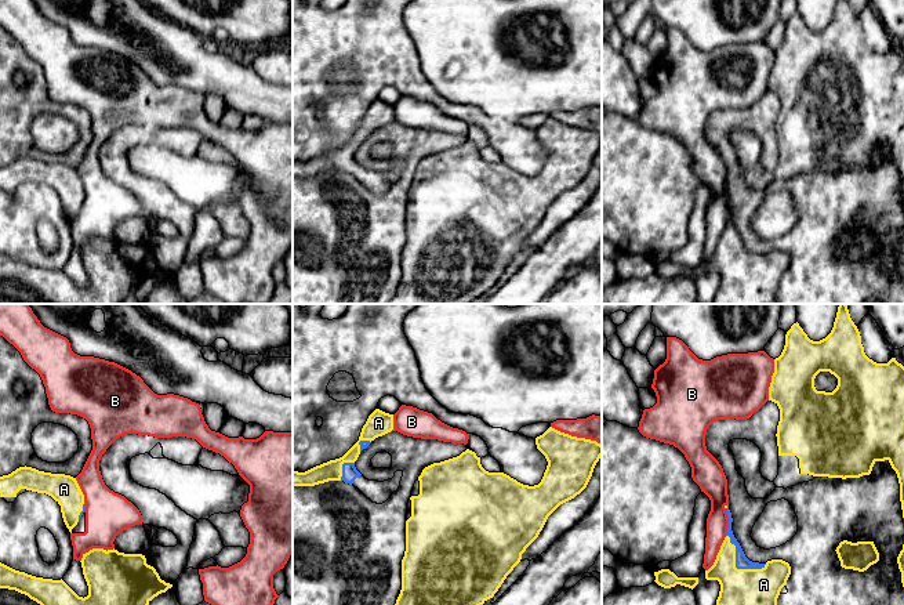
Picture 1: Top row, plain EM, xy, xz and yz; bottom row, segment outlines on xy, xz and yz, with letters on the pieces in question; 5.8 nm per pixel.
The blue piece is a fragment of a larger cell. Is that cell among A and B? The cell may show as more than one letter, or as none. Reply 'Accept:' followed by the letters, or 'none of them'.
Accept: A

